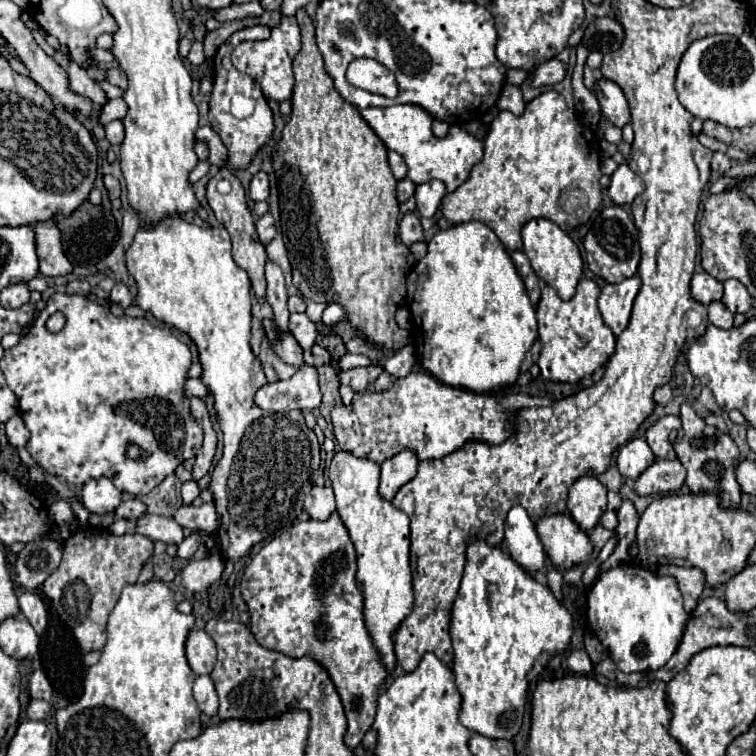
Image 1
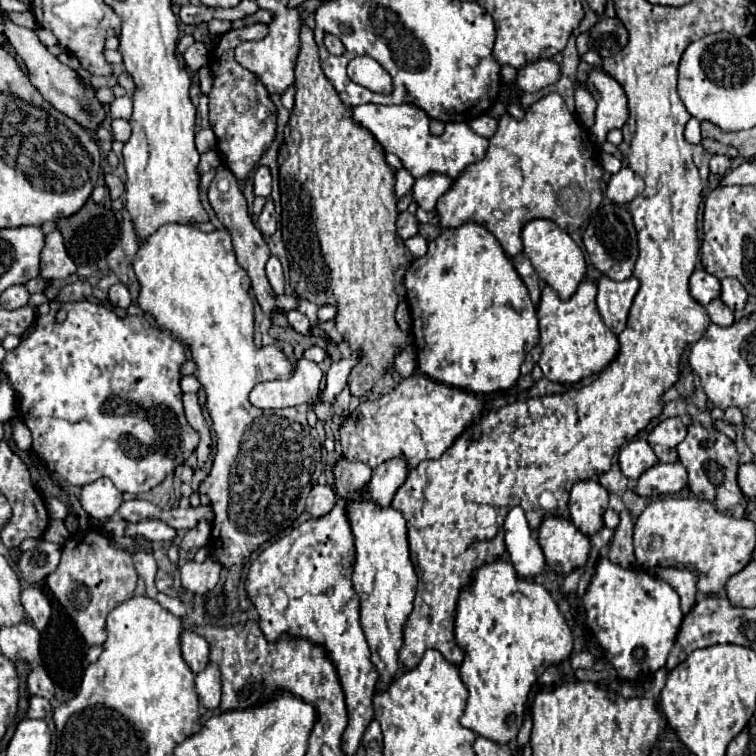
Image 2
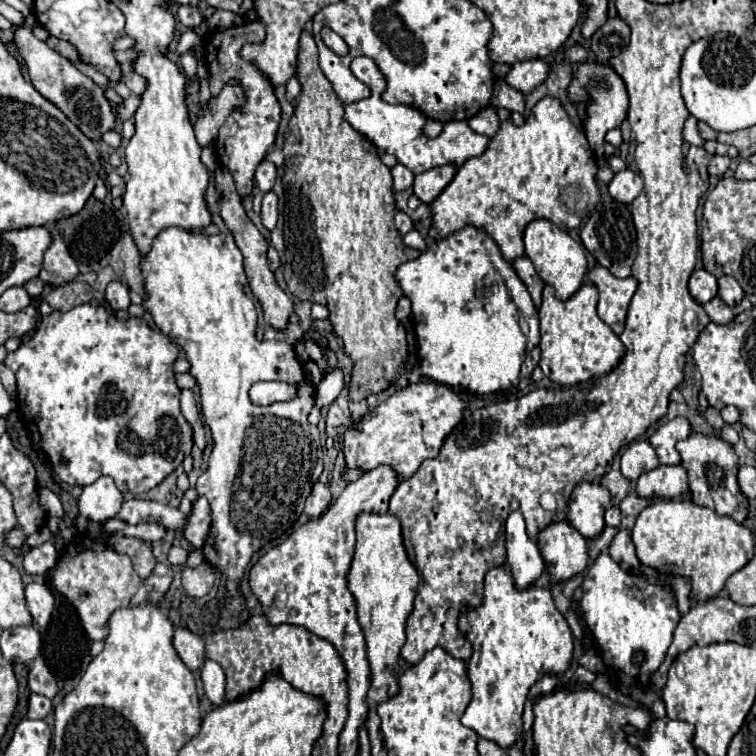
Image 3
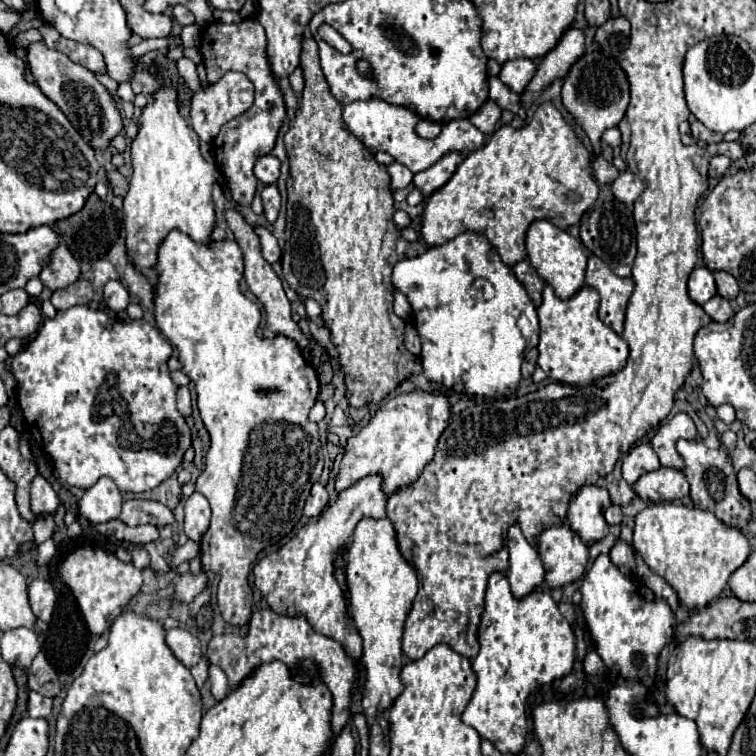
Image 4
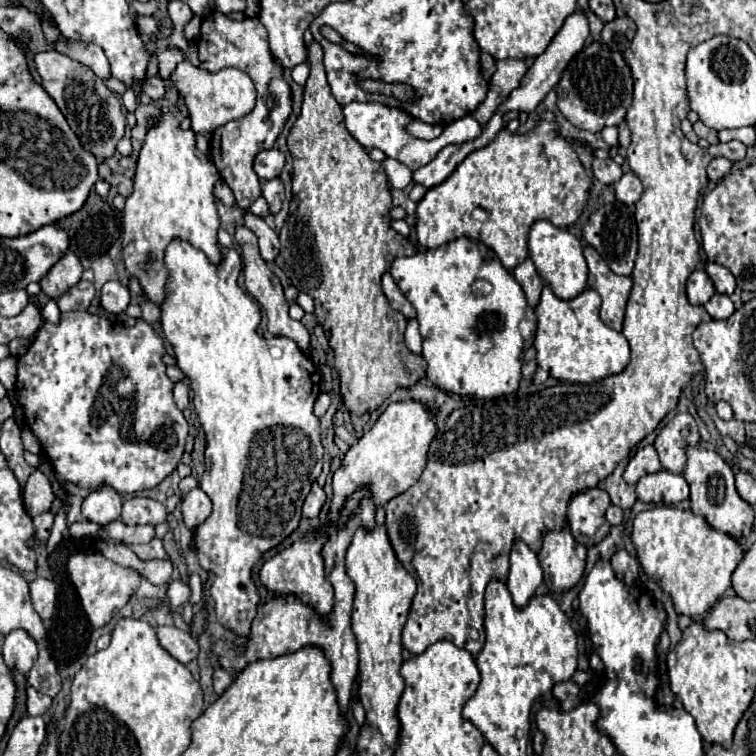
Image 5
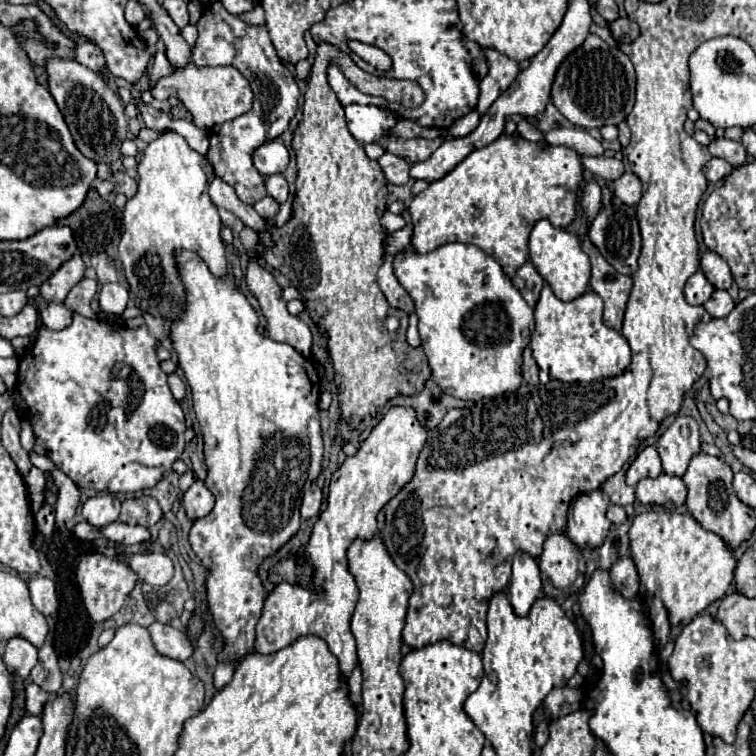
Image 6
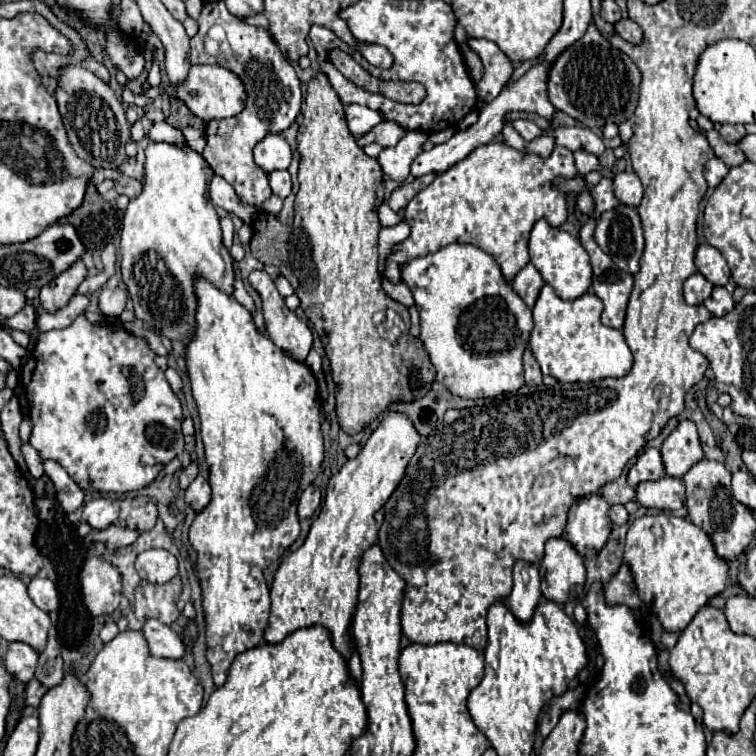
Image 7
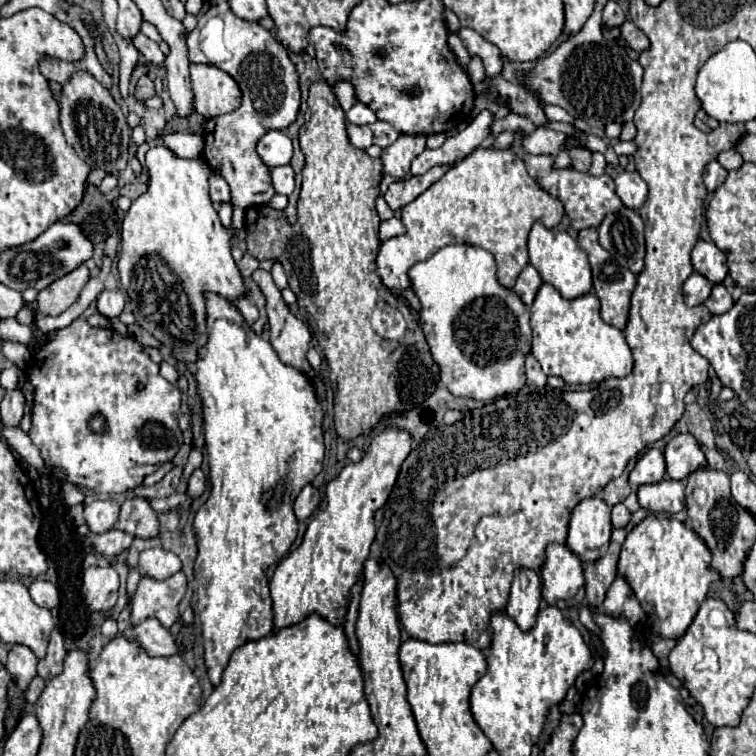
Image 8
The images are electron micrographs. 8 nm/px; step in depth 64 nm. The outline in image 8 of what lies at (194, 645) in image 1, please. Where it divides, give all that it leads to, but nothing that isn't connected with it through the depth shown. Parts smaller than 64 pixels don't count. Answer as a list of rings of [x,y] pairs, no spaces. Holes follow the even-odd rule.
[[[148,618],[146,622],[130,628],[126,636],[138,640],[140,646],[150,656],[174,656],[174,654],[180,654],[180,648],[176,644],[176,638],[158,620]]]

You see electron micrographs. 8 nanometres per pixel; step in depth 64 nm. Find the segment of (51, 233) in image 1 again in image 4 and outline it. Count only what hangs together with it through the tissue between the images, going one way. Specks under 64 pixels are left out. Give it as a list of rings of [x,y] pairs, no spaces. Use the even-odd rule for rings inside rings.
[[[60,242],[56,252],[52,252],[52,260],[48,262],[48,266],[40,272],[40,280],[44,282],[46,288],[58,290],[58,288],[64,288],[64,286],[76,282],[78,276],[80,276],[78,262],[68,252],[68,248]]]

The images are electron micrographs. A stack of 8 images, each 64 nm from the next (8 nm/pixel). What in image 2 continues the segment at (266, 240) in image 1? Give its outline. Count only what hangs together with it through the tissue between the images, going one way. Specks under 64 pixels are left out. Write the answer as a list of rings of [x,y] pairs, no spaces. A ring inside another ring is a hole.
[[[272,200],[266,202],[260,218],[258,218],[258,228],[264,234],[264,238],[270,238],[276,232],[276,220],[274,220],[274,204]]]

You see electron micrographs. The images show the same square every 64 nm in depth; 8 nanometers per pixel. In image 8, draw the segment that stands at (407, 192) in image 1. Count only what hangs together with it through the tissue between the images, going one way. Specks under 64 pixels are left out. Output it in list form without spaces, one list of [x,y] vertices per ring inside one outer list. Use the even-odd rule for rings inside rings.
[[[400,136],[392,146],[382,150],[384,172],[396,180],[404,180],[410,174],[410,162],[426,148],[426,136]]]

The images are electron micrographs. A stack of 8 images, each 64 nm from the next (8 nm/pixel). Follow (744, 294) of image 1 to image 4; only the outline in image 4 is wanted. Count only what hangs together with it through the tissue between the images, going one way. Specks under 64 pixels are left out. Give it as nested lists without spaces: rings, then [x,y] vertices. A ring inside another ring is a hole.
[[[714,272],[714,278],[716,278],[716,288],[718,288],[718,294],[724,296],[726,300],[734,300],[740,292],[738,288],[738,282],[734,276],[726,274],[726,272]]]

